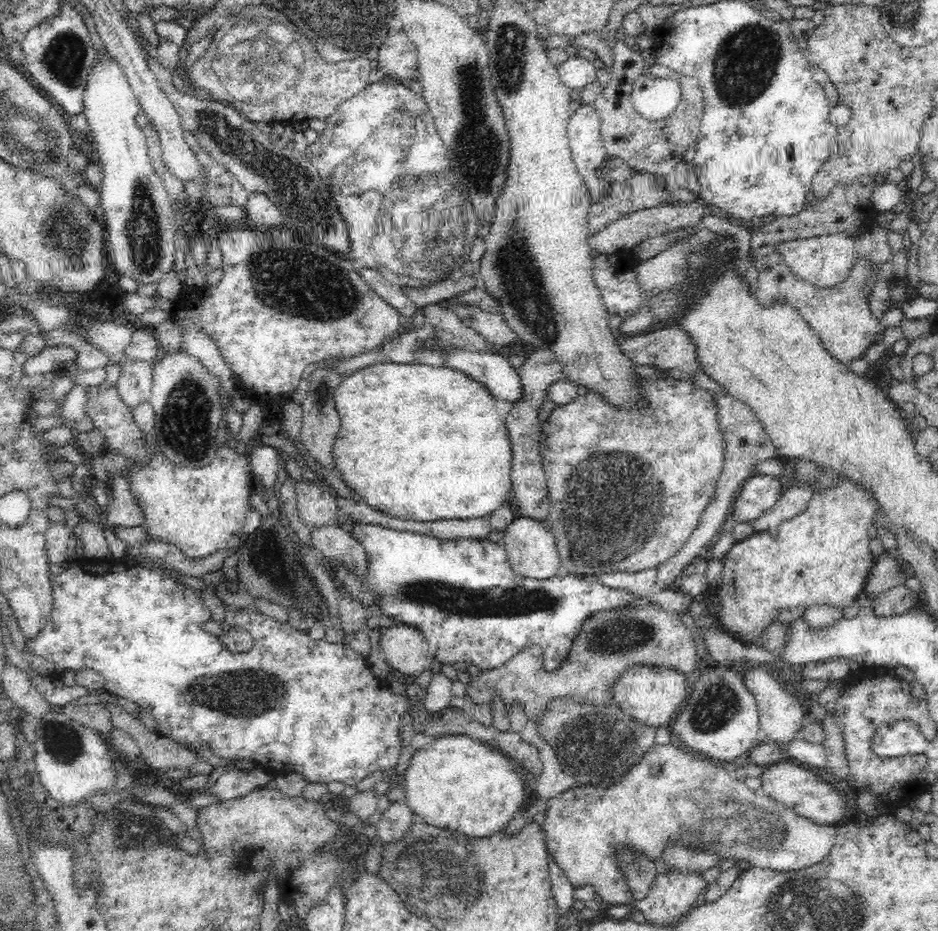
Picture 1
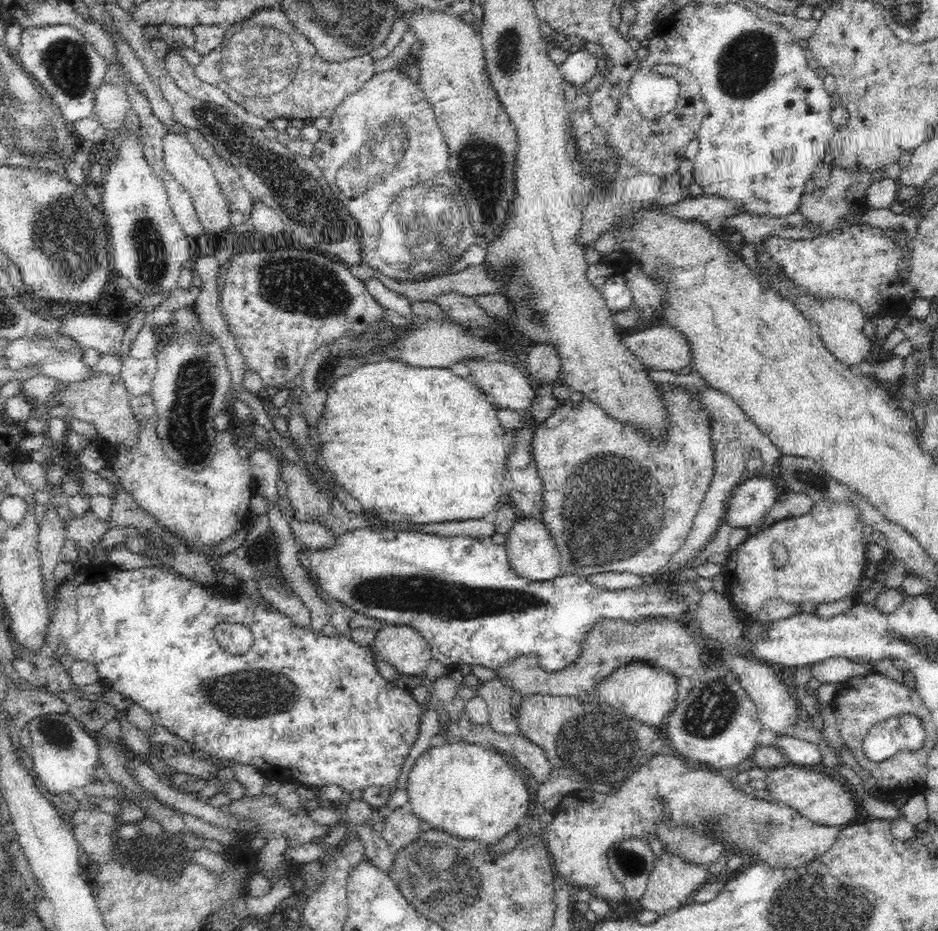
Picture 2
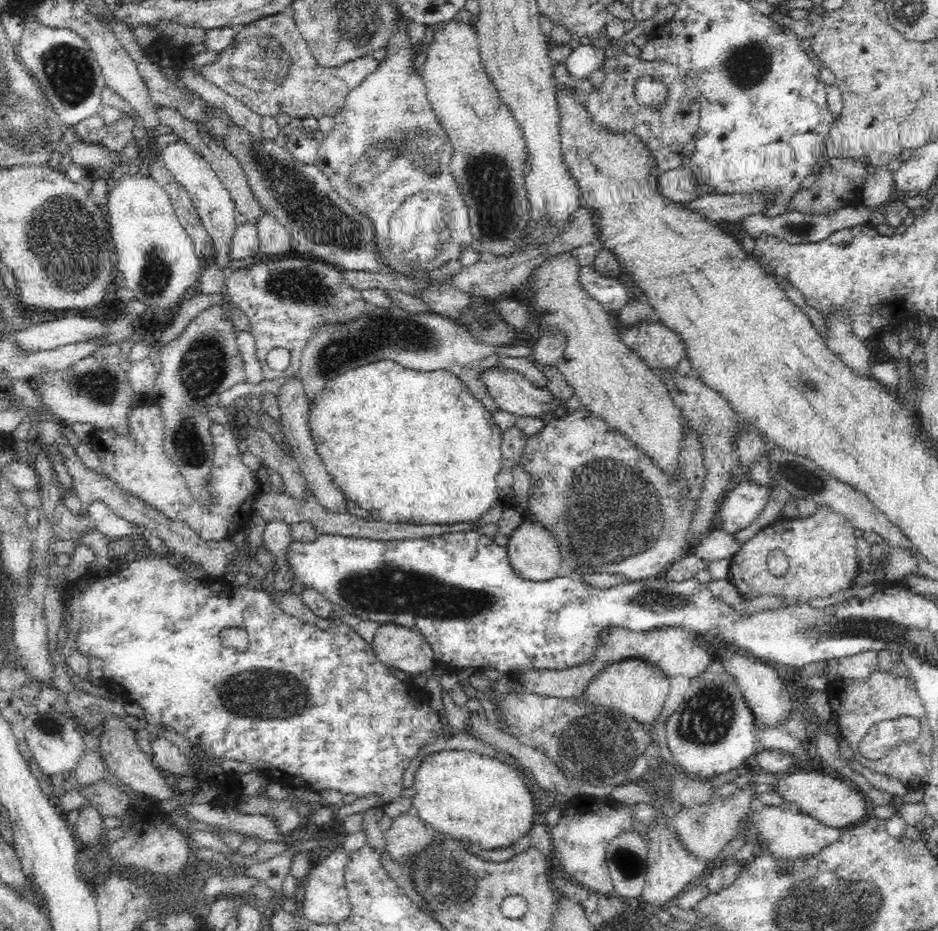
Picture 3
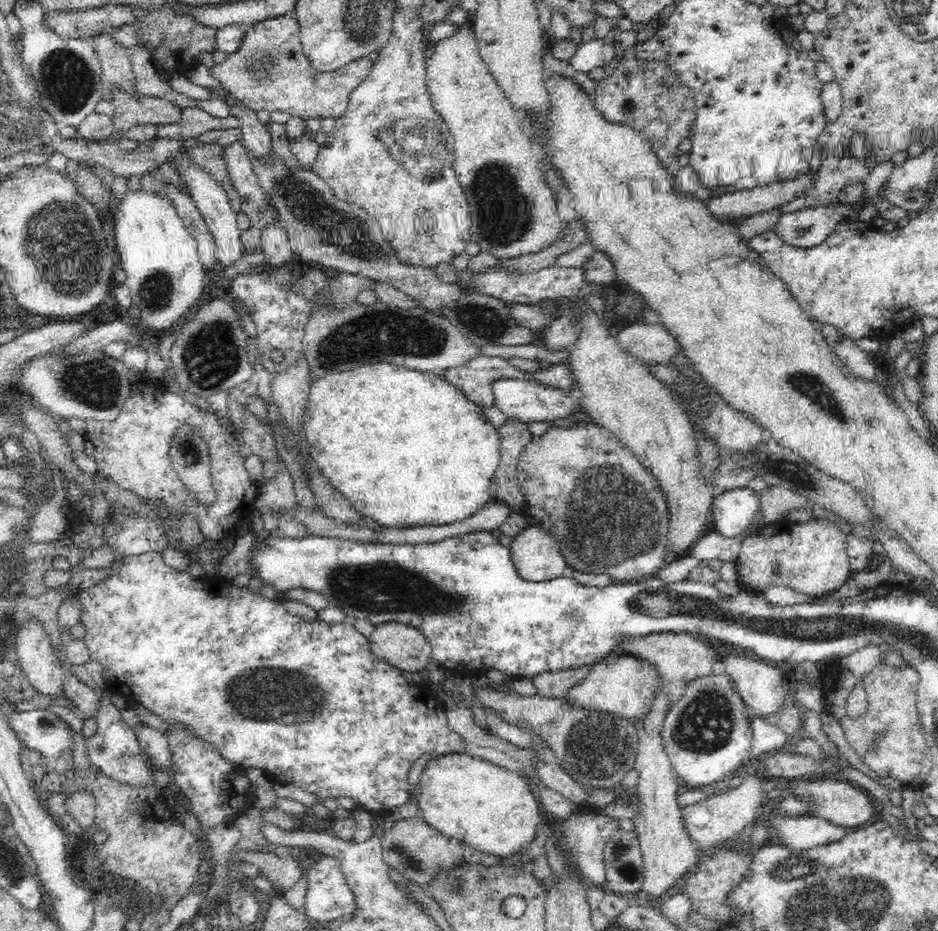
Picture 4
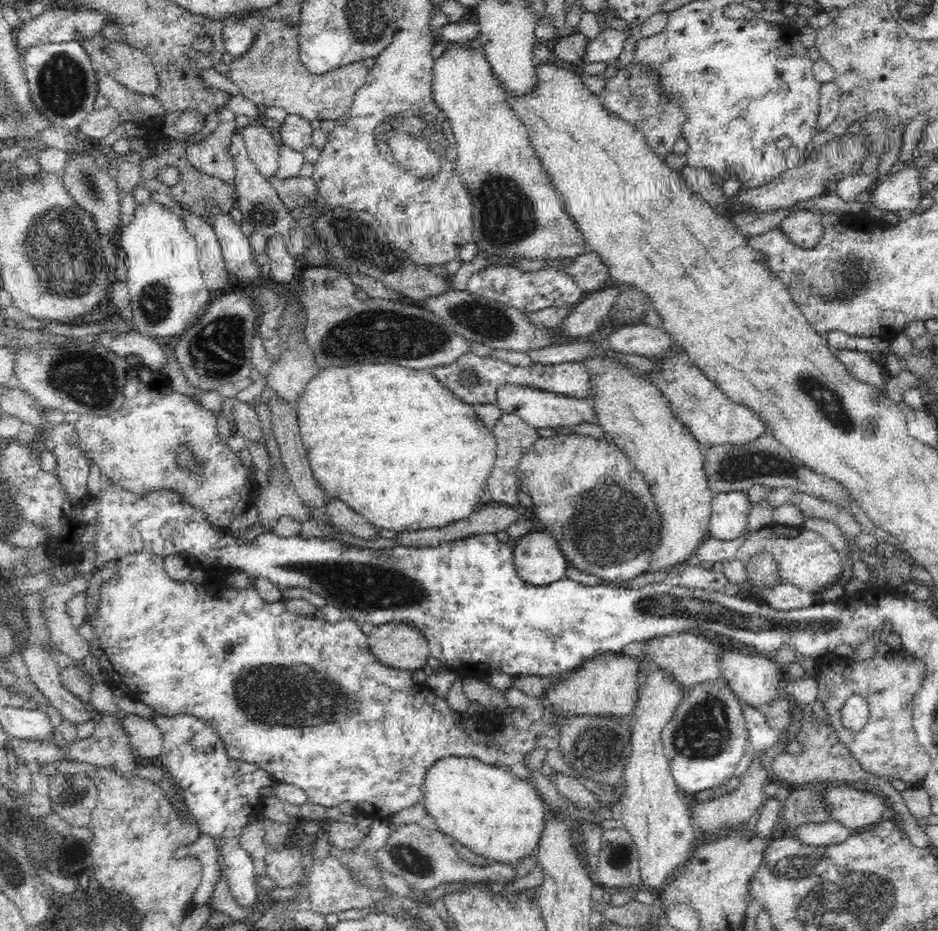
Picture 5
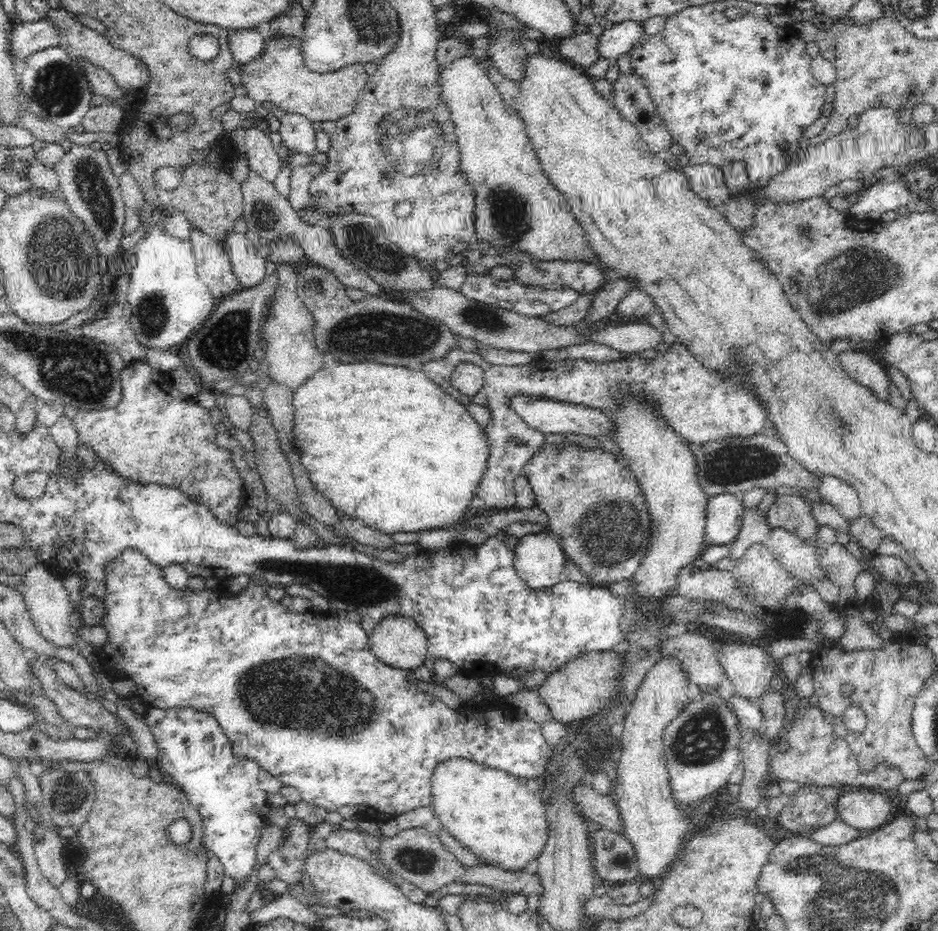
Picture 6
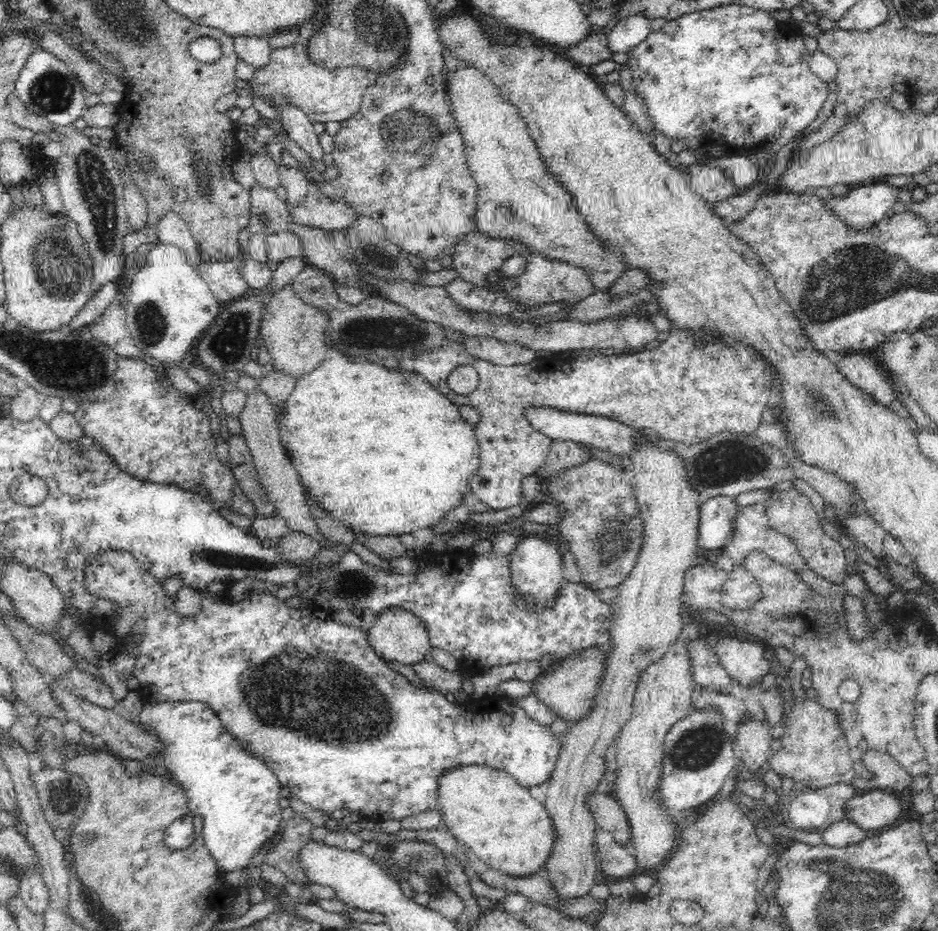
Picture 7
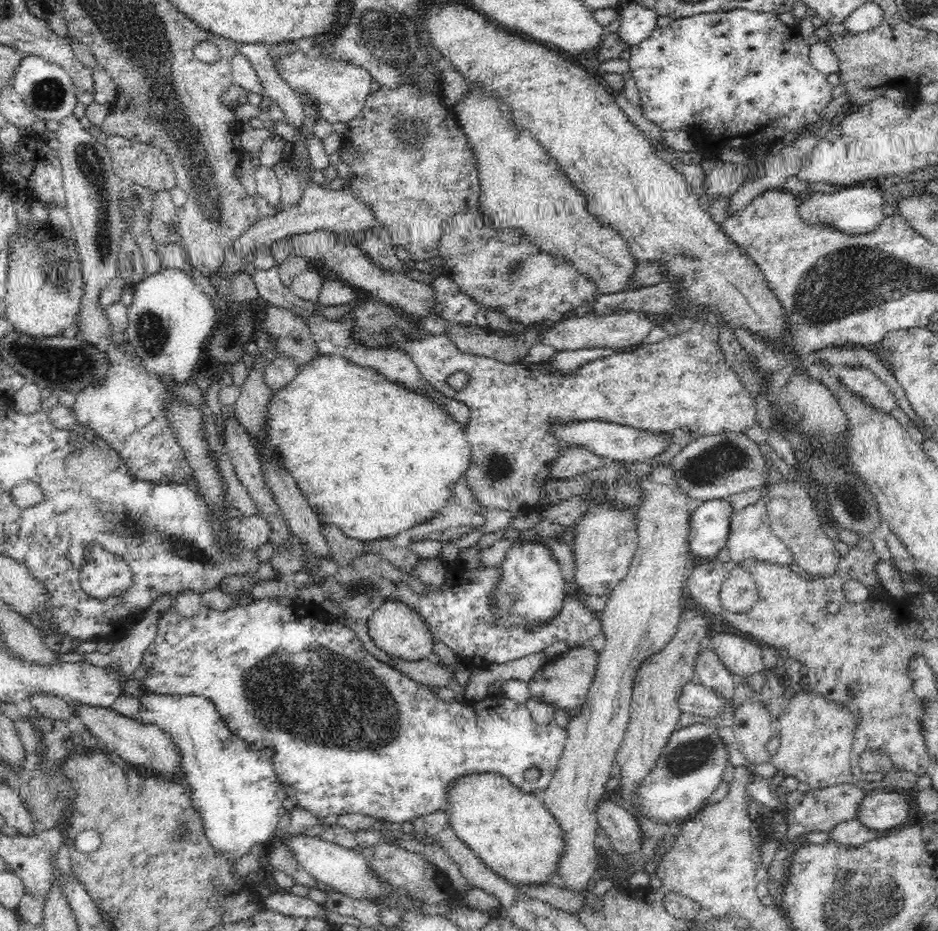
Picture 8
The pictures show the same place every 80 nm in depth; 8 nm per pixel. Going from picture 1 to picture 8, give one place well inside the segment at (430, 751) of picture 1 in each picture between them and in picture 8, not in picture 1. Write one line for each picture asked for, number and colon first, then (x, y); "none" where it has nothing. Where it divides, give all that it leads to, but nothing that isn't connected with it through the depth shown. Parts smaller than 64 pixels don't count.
2: (459, 787)
3: (465, 795)
4: (492, 809)
5: (498, 816)
6: (492, 812)
7: (493, 817)
8: (512, 832)

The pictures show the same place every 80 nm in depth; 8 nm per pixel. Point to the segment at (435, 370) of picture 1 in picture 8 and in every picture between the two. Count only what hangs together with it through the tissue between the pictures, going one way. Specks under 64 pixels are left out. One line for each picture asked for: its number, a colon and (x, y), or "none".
2: (417, 445)
3: (408, 446)
4: (407, 448)
5: (397, 446)
6: (384, 444)
7: (385, 452)
8: (375, 459)

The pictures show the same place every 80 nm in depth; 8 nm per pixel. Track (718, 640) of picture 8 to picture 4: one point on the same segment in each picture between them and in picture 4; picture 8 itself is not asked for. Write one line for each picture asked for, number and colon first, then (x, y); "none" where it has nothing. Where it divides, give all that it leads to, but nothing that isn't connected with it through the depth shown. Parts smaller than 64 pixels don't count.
4: (759, 683)
5: (754, 679)
6: (750, 668)
7: (745, 662)

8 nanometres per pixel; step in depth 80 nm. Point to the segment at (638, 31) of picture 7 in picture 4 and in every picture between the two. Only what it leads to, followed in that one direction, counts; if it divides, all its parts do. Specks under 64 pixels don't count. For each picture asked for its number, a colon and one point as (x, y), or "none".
4: (596, 53)
5: (606, 47)
6: (618, 39)

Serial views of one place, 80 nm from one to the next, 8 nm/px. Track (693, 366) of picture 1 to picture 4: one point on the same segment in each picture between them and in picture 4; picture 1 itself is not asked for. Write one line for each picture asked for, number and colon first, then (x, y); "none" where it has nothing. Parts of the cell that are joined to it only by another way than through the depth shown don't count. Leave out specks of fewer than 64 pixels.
2: (660, 346)
3: (660, 347)
4: (654, 344)

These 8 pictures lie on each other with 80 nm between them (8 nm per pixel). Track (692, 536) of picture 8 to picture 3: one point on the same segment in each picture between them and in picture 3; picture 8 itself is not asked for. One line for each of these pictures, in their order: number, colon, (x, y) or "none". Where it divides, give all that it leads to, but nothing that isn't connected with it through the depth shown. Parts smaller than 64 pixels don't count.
3: (740, 506)
4: (732, 512)
5: (730, 512)
6: (724, 512)
7: (716, 517)

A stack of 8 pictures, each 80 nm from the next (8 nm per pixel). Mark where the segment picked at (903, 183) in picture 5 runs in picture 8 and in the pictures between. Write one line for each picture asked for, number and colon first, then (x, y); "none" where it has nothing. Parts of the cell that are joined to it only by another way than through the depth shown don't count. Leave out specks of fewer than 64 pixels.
6: (883, 196)
7: (865, 204)
8: (856, 209)

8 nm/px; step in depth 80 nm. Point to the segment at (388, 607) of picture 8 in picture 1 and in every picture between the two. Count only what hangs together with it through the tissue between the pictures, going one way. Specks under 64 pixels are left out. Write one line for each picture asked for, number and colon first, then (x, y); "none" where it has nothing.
1: (404, 648)
2: (404, 648)
3: (397, 646)
4: (404, 647)
5: (401, 646)
6: (397, 641)
7: (397, 635)

